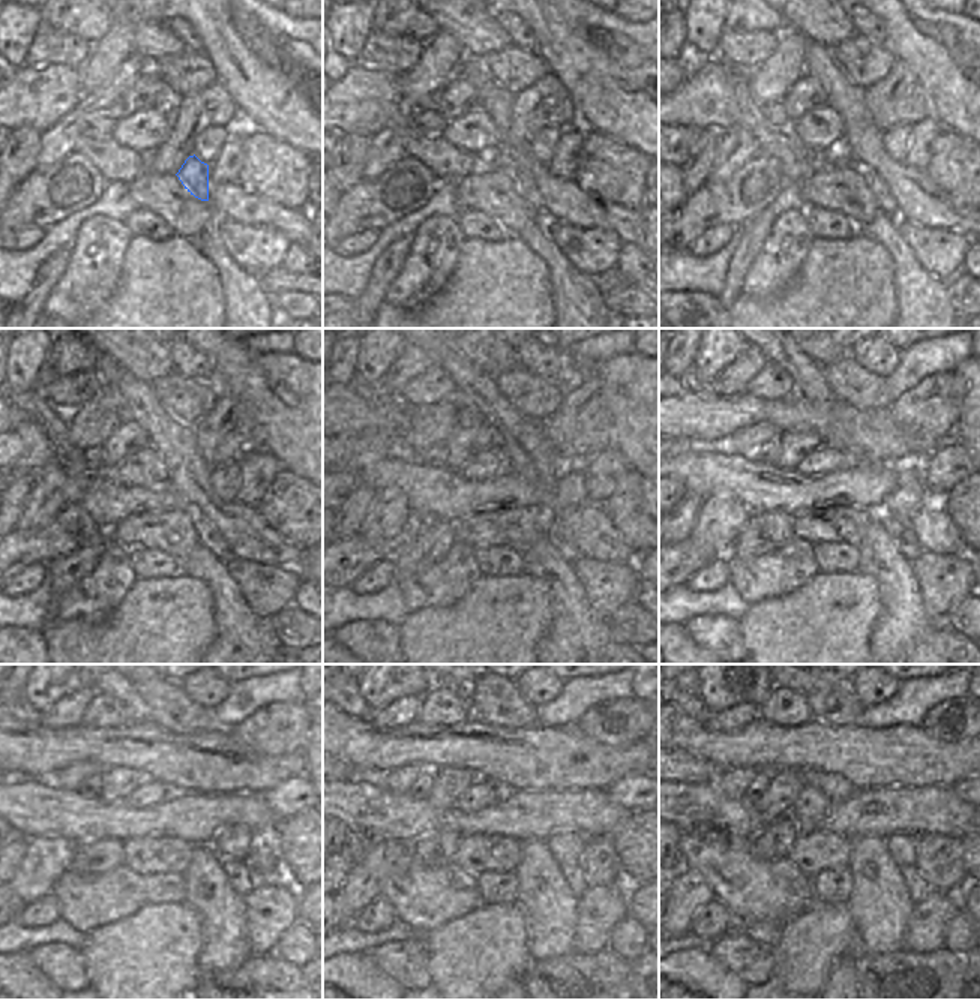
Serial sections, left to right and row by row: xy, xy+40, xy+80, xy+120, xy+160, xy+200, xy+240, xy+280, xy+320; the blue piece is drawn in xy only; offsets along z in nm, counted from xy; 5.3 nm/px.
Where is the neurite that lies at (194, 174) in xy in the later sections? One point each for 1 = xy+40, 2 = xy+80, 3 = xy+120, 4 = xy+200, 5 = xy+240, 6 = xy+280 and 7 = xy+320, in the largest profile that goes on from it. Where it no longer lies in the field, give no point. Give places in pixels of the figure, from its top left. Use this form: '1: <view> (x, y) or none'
1: xy+40 (523, 177)
2: xy+80 (884, 200)
3: xy+120 (210, 537)
4: xy+200 (905, 540)
5: xy+240 (240, 880)
6: xy+280 (574, 876)
7: xy+320 (917, 888)

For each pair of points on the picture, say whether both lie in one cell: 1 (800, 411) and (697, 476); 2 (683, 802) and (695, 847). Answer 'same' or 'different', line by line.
1: different
2: different

